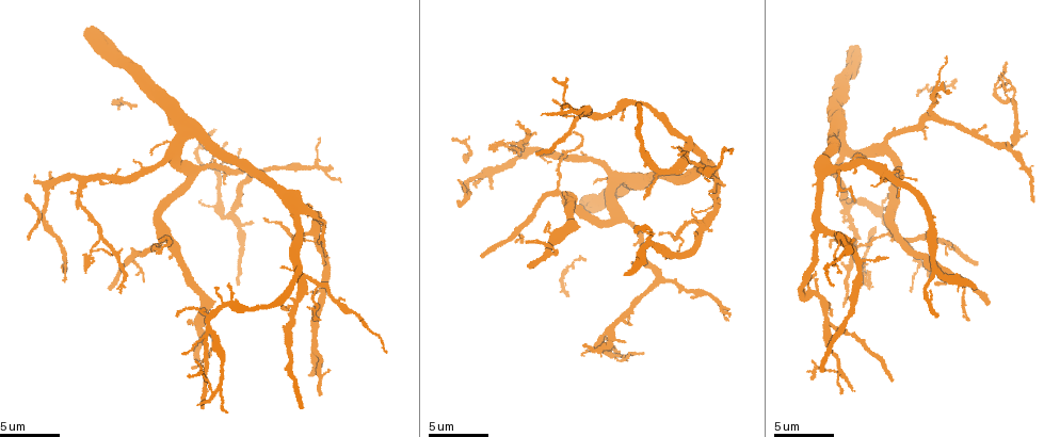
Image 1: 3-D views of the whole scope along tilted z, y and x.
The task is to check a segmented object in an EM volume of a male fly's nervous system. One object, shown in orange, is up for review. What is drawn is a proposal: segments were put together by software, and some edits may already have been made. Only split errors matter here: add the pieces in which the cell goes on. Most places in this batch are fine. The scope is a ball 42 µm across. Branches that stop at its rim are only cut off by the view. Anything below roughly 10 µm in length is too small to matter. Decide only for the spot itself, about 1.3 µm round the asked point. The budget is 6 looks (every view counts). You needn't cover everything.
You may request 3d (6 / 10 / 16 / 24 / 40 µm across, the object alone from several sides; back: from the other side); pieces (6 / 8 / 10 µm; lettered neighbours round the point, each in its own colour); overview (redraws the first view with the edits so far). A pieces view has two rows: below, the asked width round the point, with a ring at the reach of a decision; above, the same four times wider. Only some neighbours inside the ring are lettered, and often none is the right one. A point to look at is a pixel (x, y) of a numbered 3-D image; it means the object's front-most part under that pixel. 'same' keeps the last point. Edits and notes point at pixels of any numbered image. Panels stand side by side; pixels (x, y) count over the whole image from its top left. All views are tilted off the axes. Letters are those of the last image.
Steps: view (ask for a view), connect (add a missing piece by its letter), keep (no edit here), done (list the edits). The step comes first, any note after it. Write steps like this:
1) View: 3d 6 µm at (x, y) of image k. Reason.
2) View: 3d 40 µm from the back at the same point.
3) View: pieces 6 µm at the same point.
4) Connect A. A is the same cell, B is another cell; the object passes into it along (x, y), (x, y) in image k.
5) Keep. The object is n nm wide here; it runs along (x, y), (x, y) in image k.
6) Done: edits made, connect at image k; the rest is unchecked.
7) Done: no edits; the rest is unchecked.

View: 3d 6 µm at (663, 233) of image 1. Branch stops here.

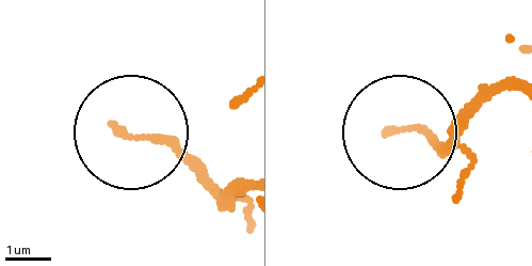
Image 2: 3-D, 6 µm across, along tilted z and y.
View: pieces 10 µm at (388, 132) of image 2.

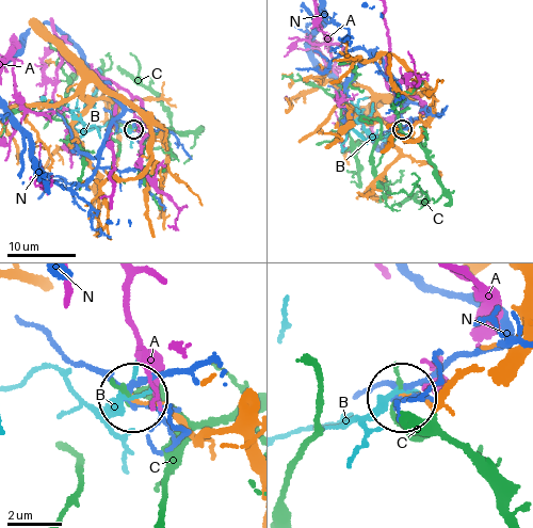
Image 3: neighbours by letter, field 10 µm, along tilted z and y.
Keep. A, B, C and N are other cells; it runs along (241, 414), (230, 425), (192, 433), (158, 406), (132, 401) in image 3; no lettered piece goes on from it.

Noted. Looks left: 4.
View: 3d 10 µm at (844, 304) of image 1. Free end.

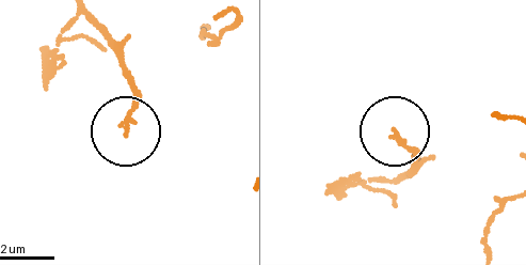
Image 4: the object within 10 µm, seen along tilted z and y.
View: pieces 10 µm at (395, 130) of image 4. See the neighbours.

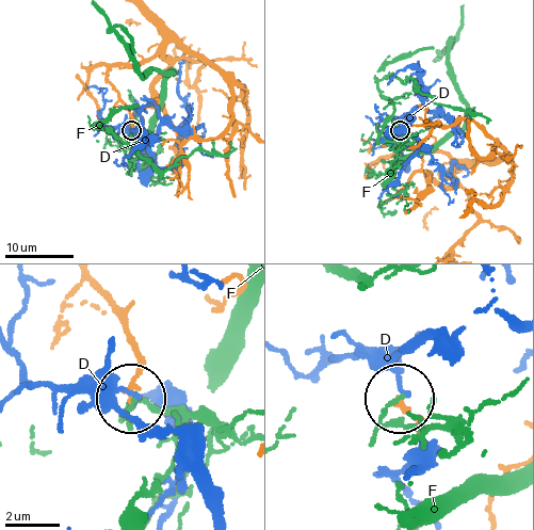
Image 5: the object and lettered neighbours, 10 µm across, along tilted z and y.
Keep. D and F are other cells; none of them fits.

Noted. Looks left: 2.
View: pieces 10 µm at (575, 131) of image 1. Free end.

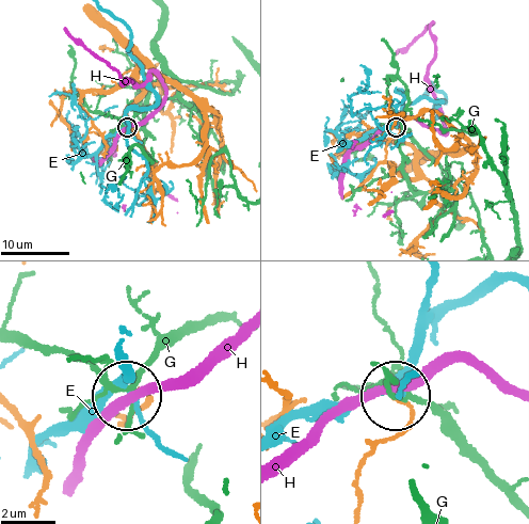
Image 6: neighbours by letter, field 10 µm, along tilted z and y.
Keep. E, G and H are other cells; none of them fits.

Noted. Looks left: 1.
Done: no edits; the rest is unchecked.

